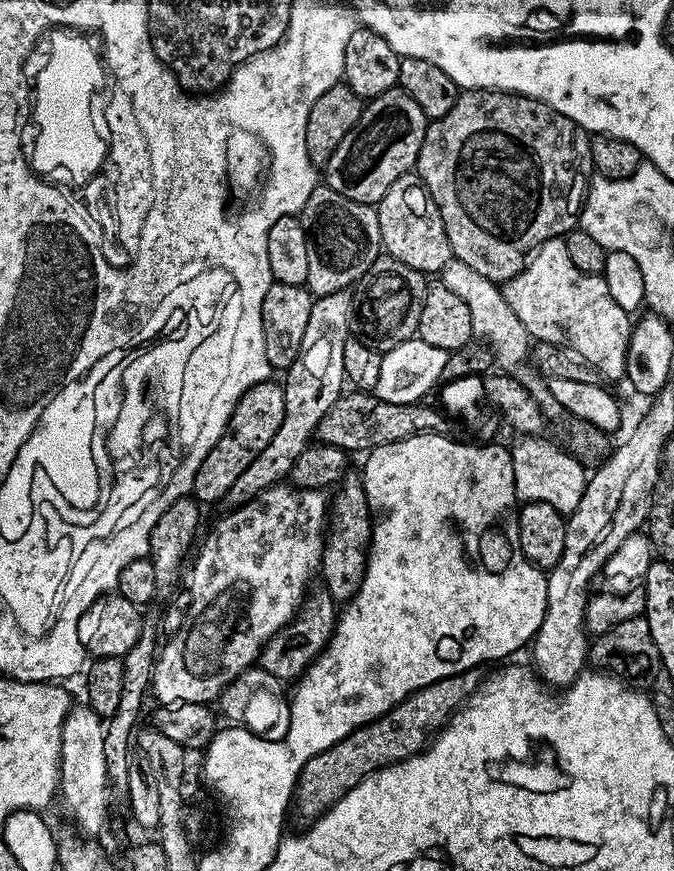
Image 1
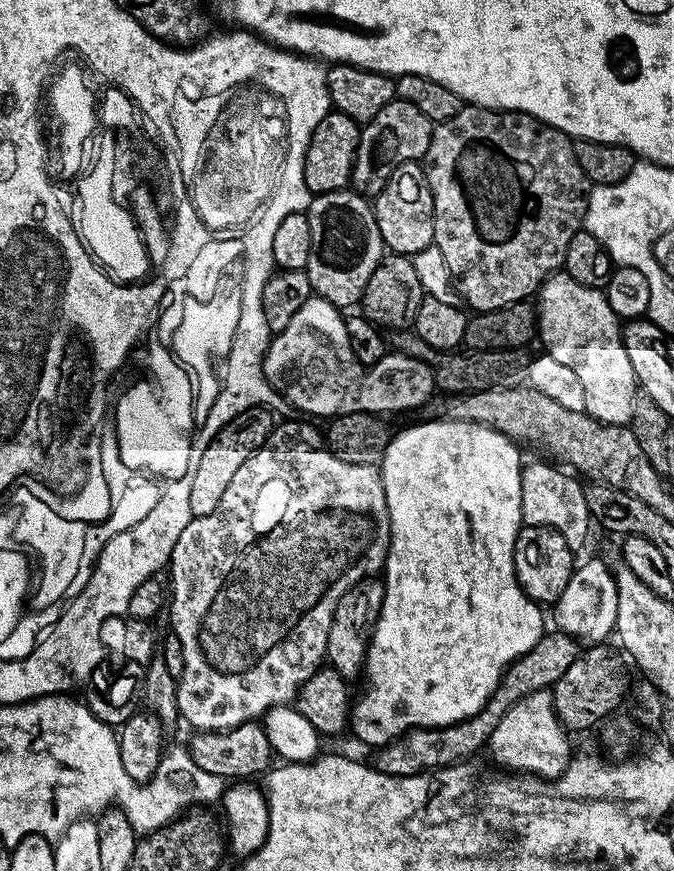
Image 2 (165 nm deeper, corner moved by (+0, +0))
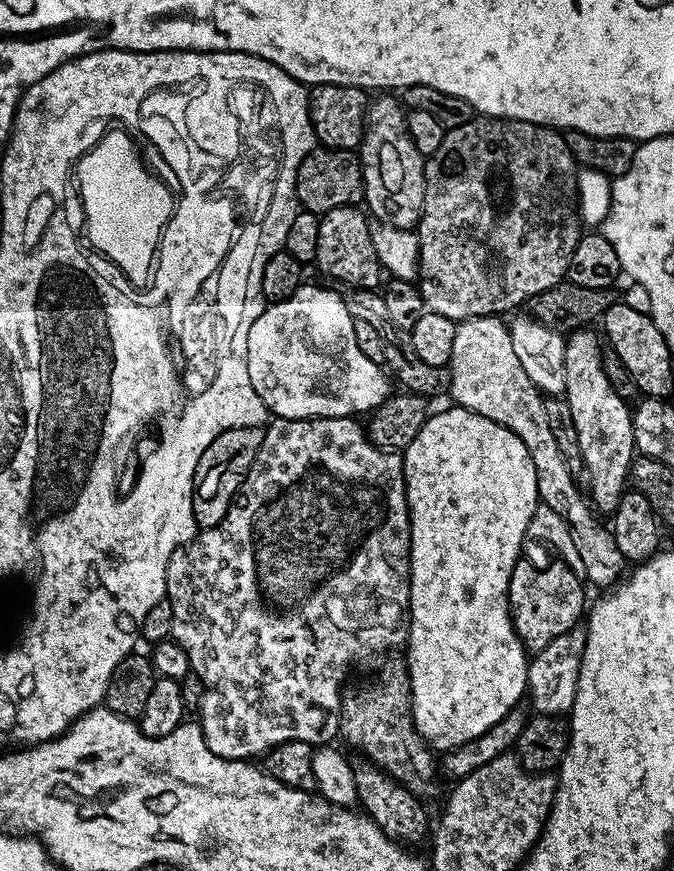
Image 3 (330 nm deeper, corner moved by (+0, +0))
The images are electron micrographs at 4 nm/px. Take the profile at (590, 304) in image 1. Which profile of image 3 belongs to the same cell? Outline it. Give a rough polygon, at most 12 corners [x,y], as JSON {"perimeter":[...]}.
{"perimeter":[[601,337],[565,339],[566,386],[586,492],[612,514],[630,480],[629,405]]}

